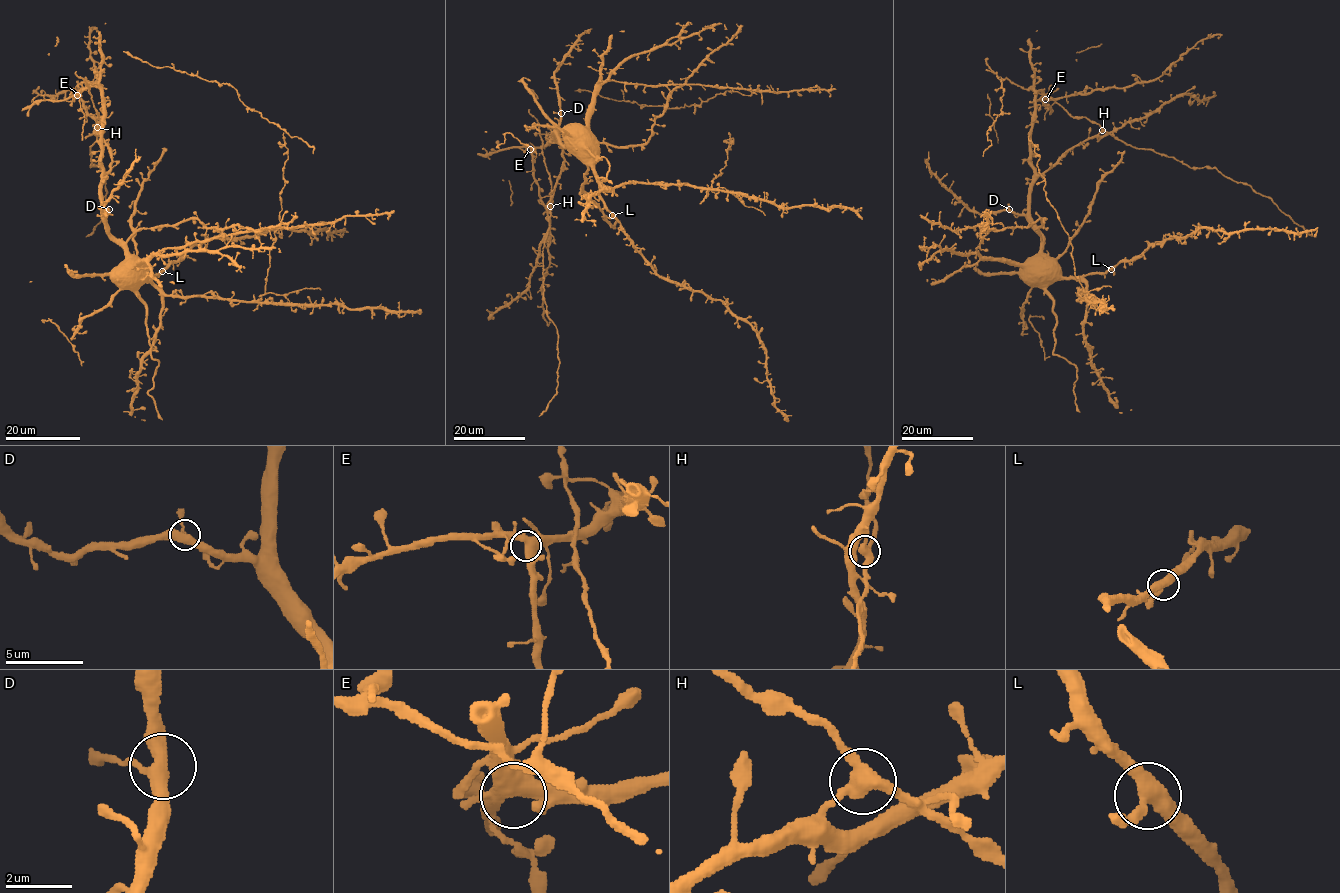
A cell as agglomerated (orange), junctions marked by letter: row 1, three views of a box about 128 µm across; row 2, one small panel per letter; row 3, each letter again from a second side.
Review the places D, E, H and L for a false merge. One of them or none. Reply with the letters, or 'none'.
H

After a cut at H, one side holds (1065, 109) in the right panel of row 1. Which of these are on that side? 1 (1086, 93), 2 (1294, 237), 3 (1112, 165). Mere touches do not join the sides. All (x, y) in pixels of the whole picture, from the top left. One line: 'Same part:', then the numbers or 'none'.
Same part: none

